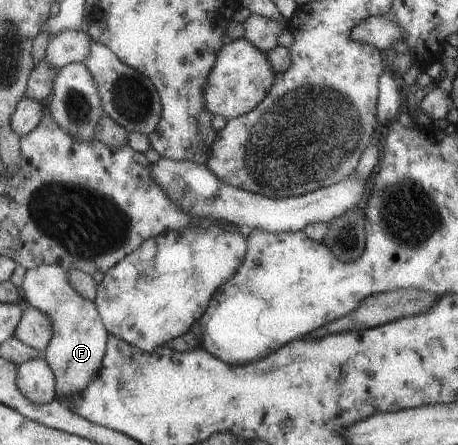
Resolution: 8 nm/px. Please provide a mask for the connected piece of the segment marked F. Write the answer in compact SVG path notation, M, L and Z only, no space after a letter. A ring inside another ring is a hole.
M43 264L26 270L21 291L25 305L43 310L50 315L54 327L54 339L45 350L45 358L54 369L56 375L56 390L59 398L67 398L74 394L81 394L90 387L94 377L101 375L104 357L106 356L110 331L106 328L98 305L94 300L83 297L72 285L68 271L59 264Z

